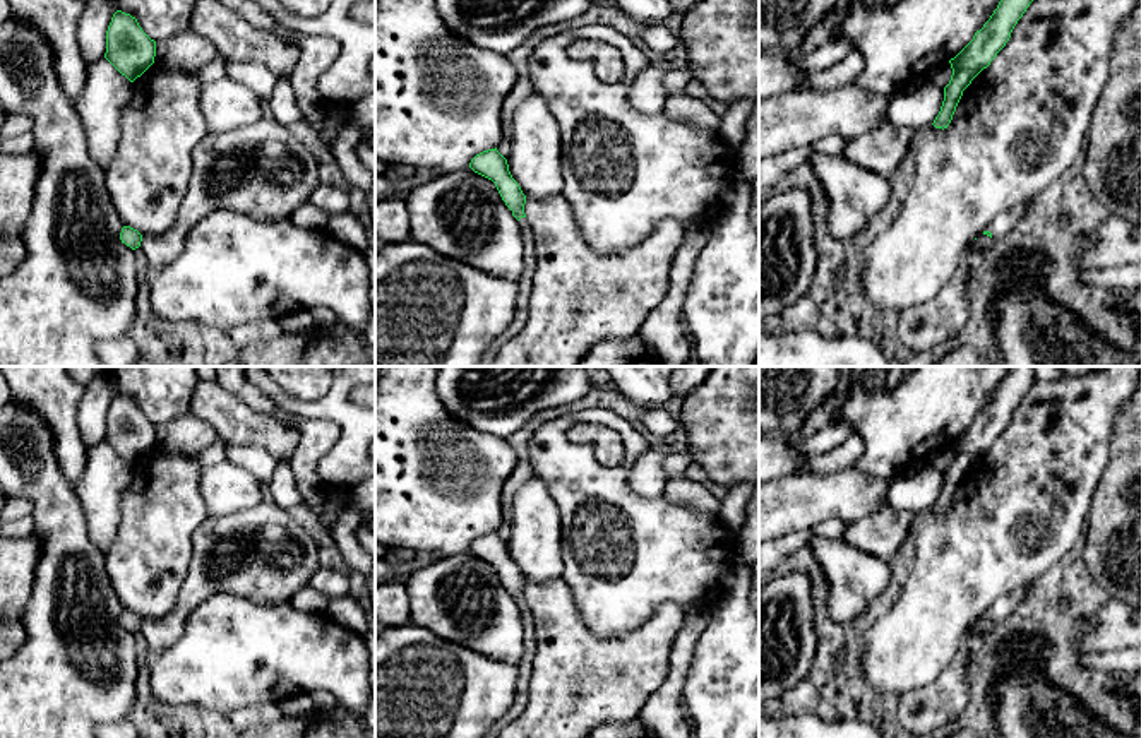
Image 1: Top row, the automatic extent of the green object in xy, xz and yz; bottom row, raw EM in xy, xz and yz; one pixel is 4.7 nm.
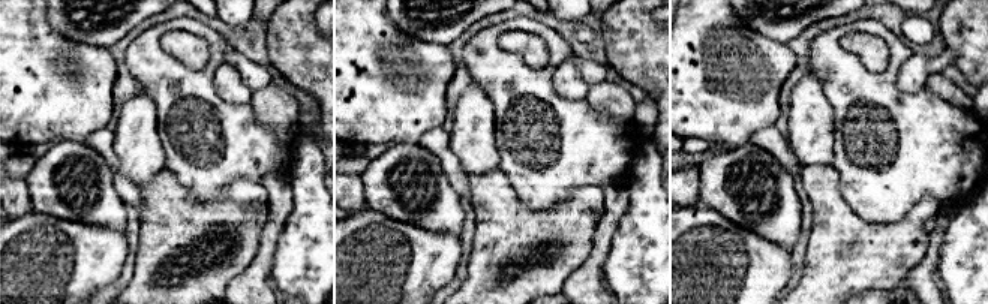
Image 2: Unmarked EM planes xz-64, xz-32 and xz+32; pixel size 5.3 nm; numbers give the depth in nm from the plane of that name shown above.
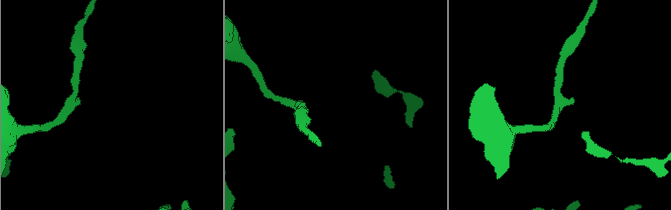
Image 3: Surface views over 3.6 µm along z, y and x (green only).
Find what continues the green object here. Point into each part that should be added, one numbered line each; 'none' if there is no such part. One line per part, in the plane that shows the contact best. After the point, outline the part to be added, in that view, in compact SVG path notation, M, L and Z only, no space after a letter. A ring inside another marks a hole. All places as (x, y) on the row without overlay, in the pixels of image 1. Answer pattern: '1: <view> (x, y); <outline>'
1: yz (1001, 610); M1030 586L1019 587L1009 596L1004 596L999 601L995 601L985 615L990 615L994 623L999 625L1006 622L1025 603L1028 594Z

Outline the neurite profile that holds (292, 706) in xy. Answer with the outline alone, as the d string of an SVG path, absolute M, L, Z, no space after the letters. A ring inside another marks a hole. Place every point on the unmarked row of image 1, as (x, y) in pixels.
M290 695L279 702L283 716L295 717L305 716L315 711L310 695Z

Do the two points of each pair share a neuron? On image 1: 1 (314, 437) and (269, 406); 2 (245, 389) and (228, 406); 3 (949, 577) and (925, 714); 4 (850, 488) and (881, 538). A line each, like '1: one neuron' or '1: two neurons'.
1: one neuron
2: two neurons
3: two neurons
4: two neurons

